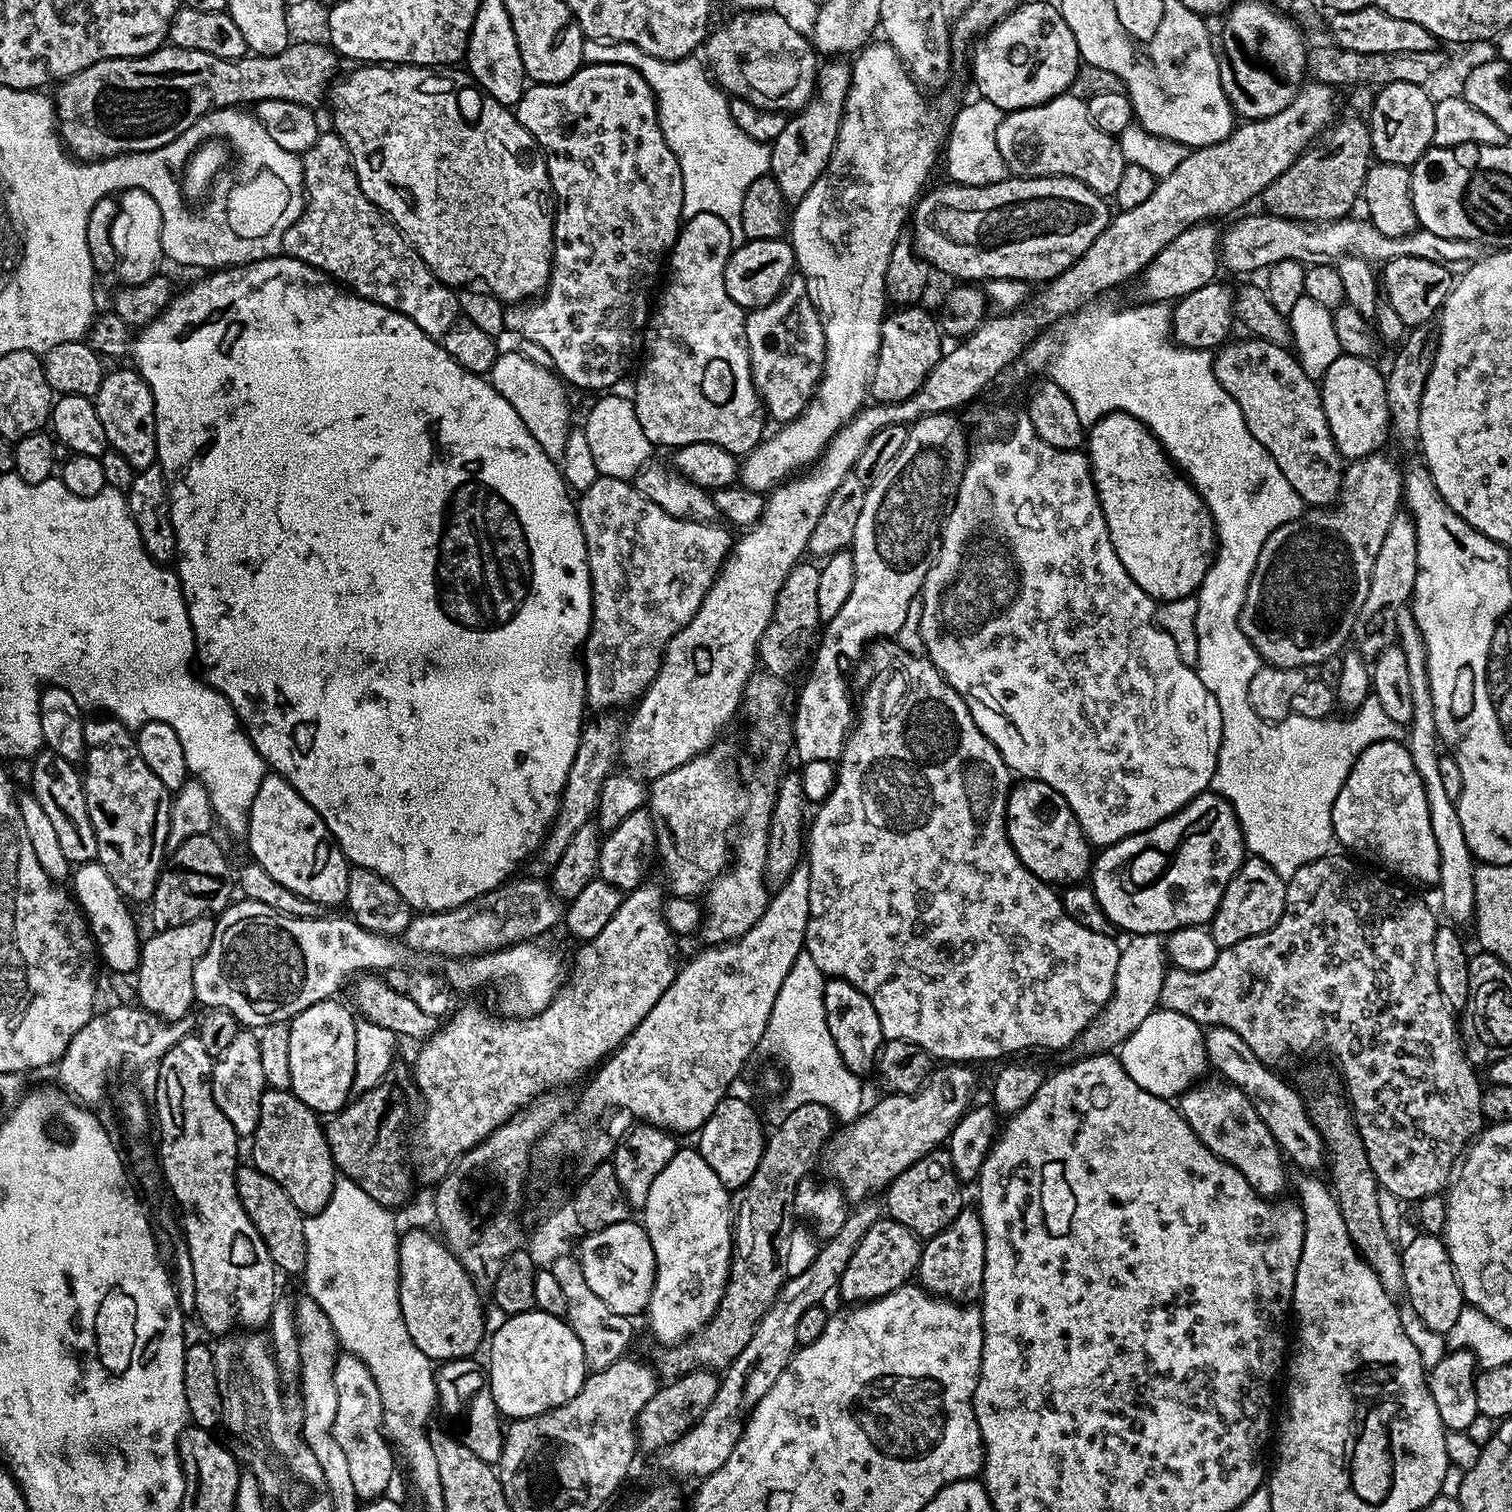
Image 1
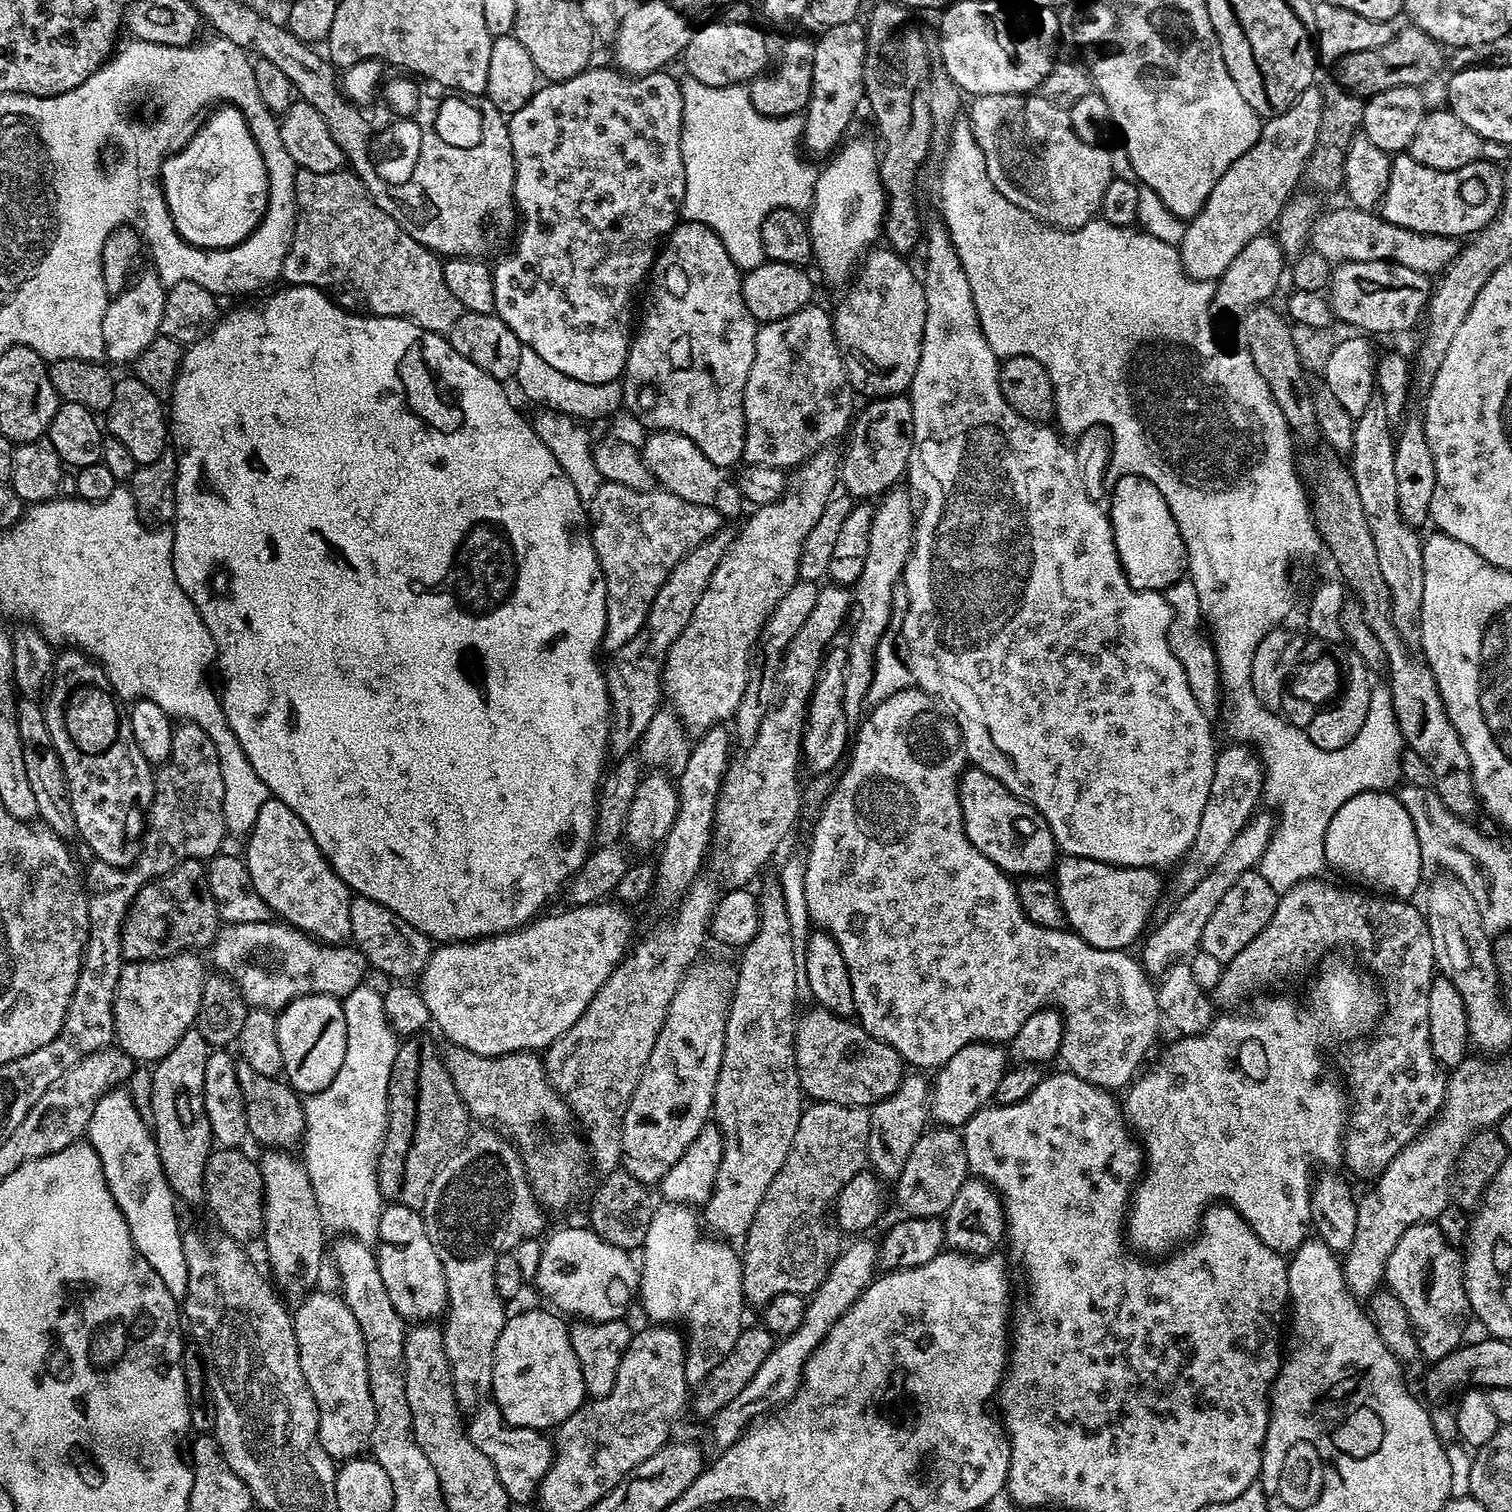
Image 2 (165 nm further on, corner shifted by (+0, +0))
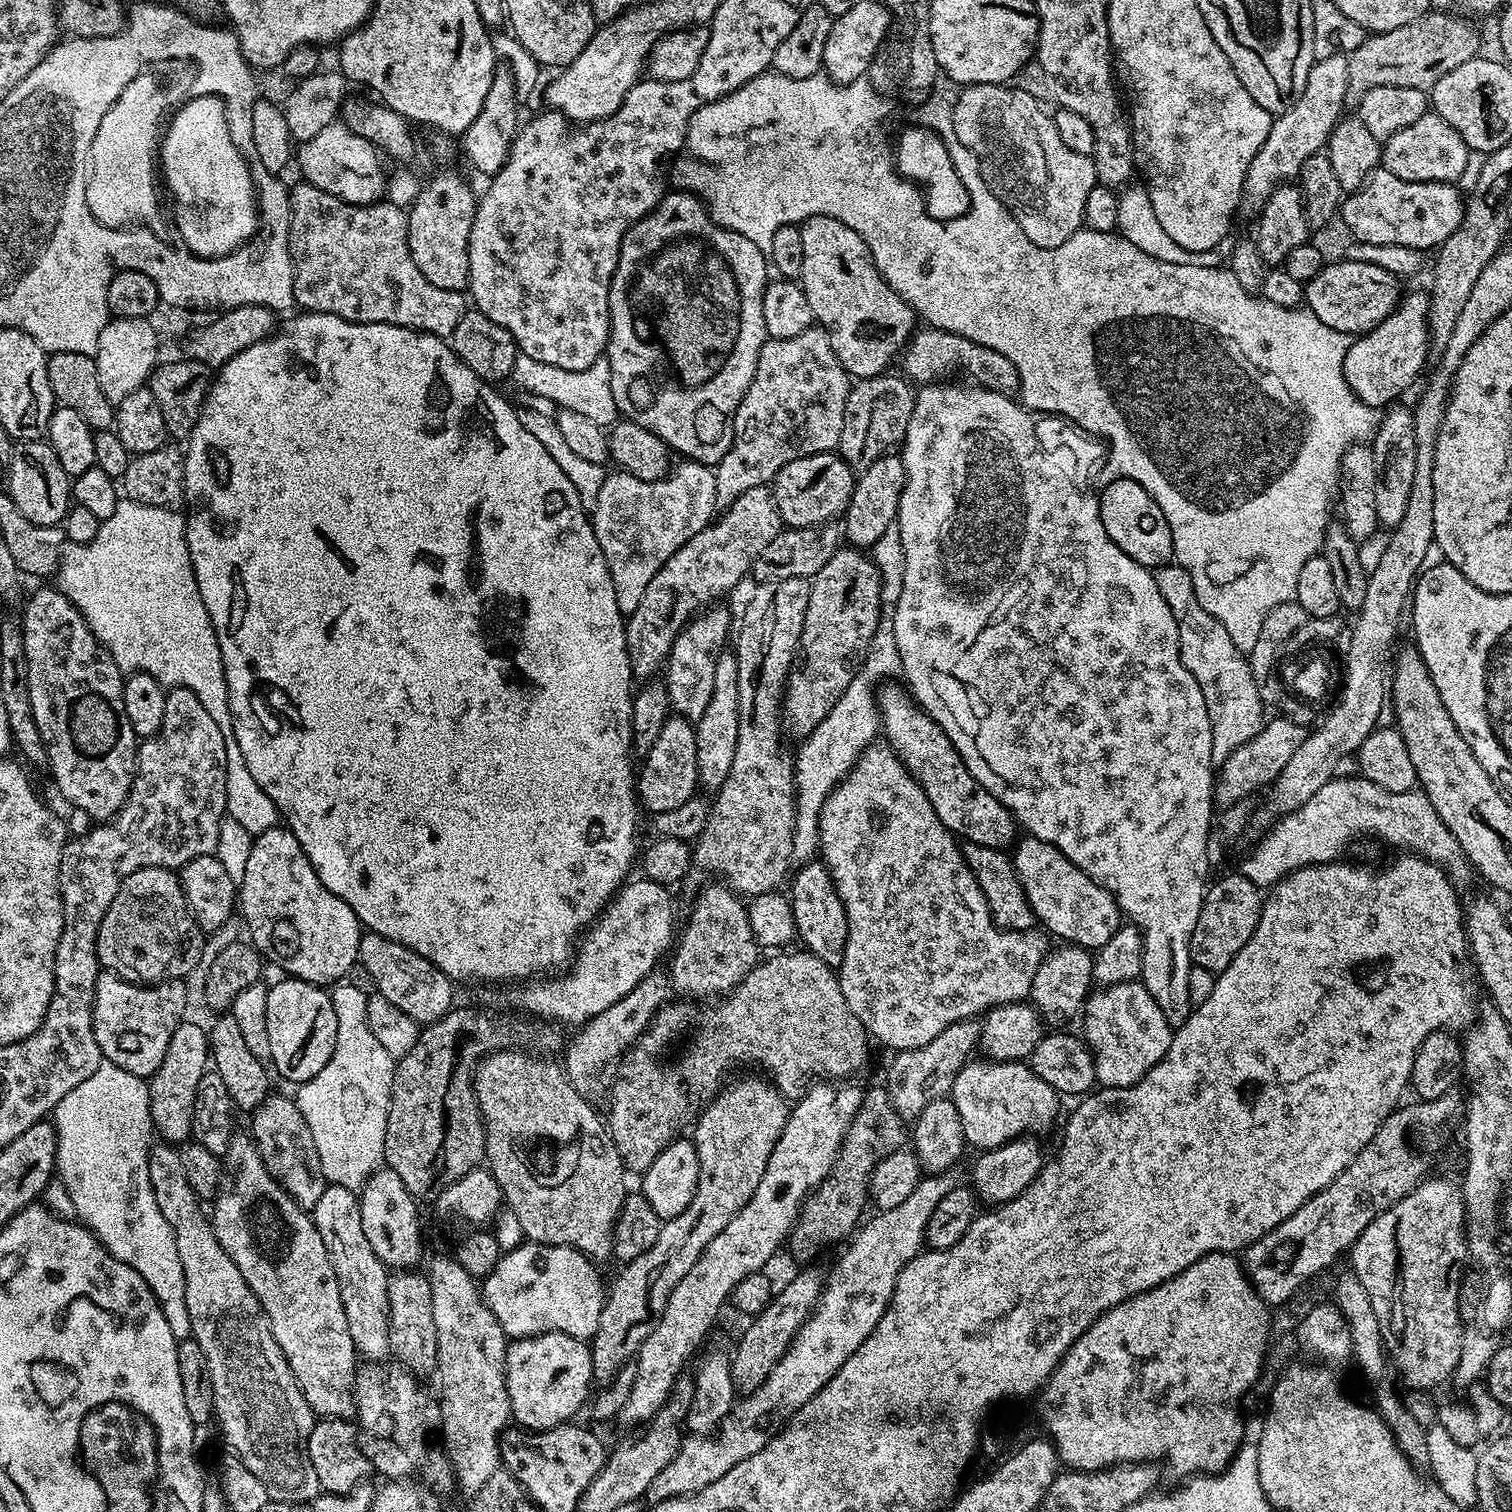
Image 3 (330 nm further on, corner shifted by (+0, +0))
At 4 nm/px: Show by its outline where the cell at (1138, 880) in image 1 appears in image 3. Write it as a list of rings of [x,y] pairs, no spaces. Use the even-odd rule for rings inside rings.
[[[1030,835],[1023,839],[1015,845],[1010,859],[1024,897],[1028,899],[1037,921],[1041,925],[1044,923],[1043,931],[1053,932],[1064,939],[1061,941],[1077,948],[1099,950],[1106,946],[1122,927],[1122,913],[1116,899],[1054,846]]]

